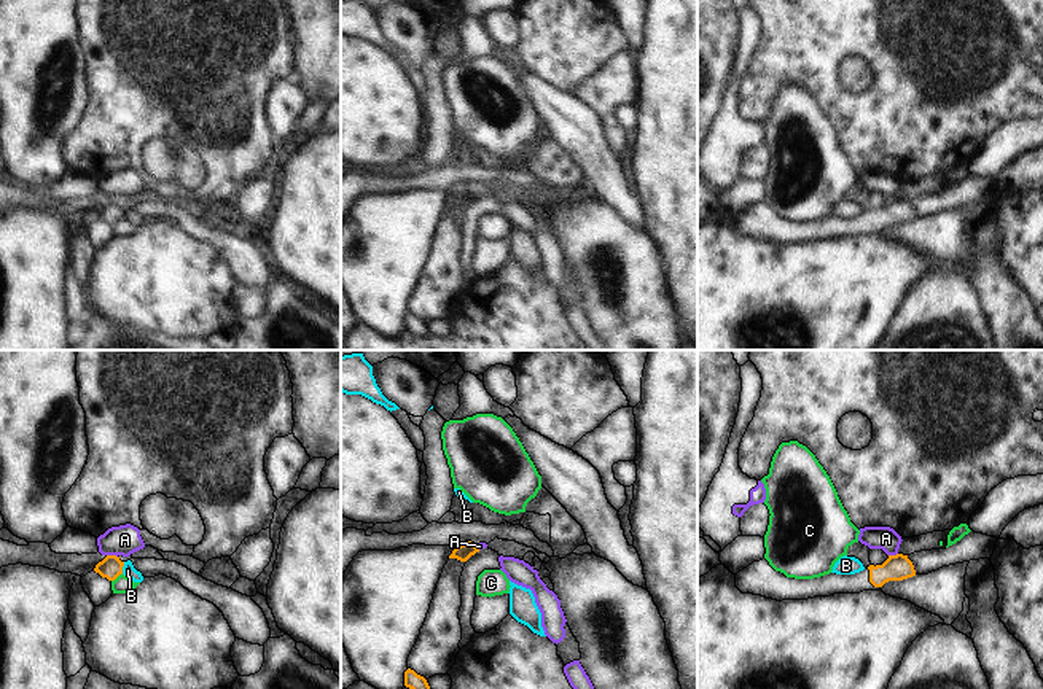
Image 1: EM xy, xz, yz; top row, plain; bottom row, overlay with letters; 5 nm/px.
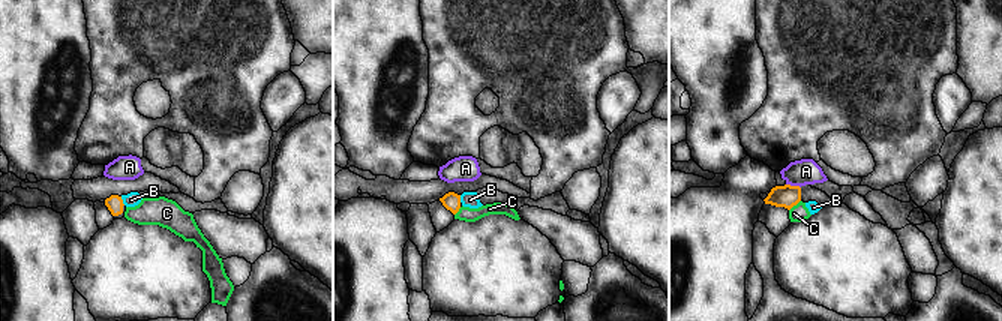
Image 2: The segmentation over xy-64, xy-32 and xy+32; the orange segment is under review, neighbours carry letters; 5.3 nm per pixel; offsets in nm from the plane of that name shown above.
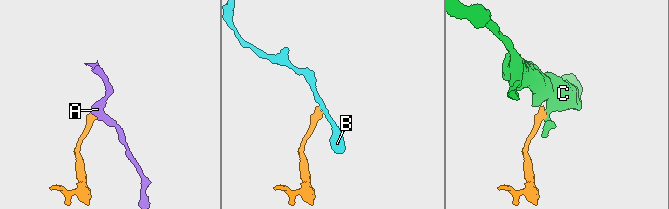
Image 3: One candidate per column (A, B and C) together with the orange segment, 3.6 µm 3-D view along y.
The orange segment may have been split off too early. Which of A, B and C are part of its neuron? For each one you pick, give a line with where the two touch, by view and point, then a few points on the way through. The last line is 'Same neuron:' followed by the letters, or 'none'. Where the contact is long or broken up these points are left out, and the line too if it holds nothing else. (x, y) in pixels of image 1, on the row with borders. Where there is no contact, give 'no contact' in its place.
Same neuron: none

